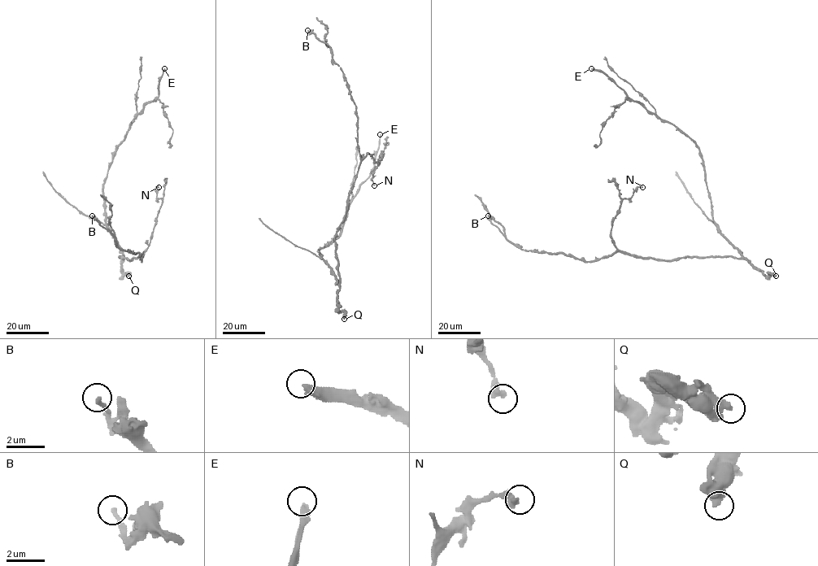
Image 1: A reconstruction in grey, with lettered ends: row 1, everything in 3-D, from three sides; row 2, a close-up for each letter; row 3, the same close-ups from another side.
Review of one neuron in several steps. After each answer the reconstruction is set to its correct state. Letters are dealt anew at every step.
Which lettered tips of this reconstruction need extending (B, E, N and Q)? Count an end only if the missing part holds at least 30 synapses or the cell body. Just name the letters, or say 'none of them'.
E

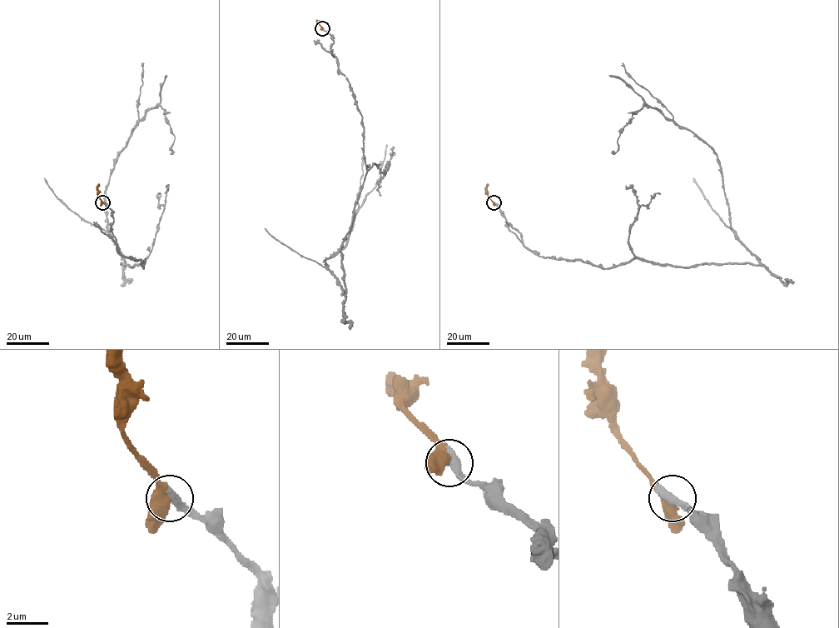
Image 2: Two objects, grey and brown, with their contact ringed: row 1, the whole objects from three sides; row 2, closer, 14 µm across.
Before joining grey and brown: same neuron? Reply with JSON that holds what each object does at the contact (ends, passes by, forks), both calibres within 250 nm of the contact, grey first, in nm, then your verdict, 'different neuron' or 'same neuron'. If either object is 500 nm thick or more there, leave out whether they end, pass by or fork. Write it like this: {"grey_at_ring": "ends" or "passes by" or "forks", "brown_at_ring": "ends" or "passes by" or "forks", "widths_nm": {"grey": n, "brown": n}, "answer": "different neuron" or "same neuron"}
{"widths_nm": {"grey": 500, "brown": 460}, "answer": "same neuron"}

